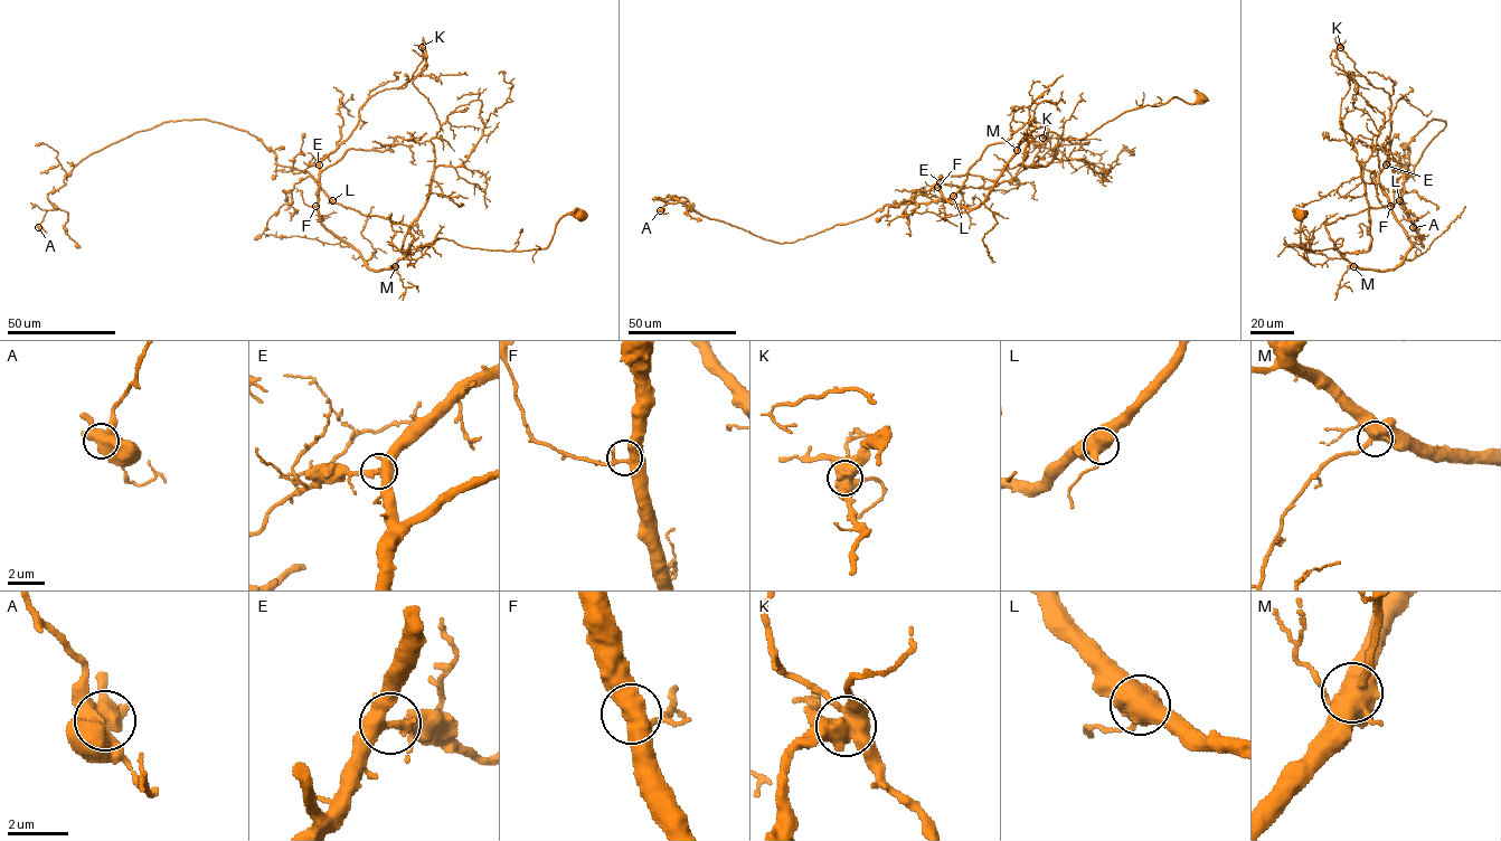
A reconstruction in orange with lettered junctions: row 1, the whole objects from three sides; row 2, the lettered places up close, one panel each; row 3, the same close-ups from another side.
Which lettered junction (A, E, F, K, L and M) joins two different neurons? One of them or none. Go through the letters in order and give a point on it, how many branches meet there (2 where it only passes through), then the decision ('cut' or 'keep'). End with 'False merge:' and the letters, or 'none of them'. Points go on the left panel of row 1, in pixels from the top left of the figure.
A: at (38, 227); 3 branches meet; keep
E: at (319, 164); 4 branches meet; keep
F: at (315, 206); 4 branches meet; keep
K: at (422, 47); 5 branches meet; cut
L: at (332, 200); 3 branches meet; keep
M: at (395, 266); 4 branches meet; keep
False merge: K

